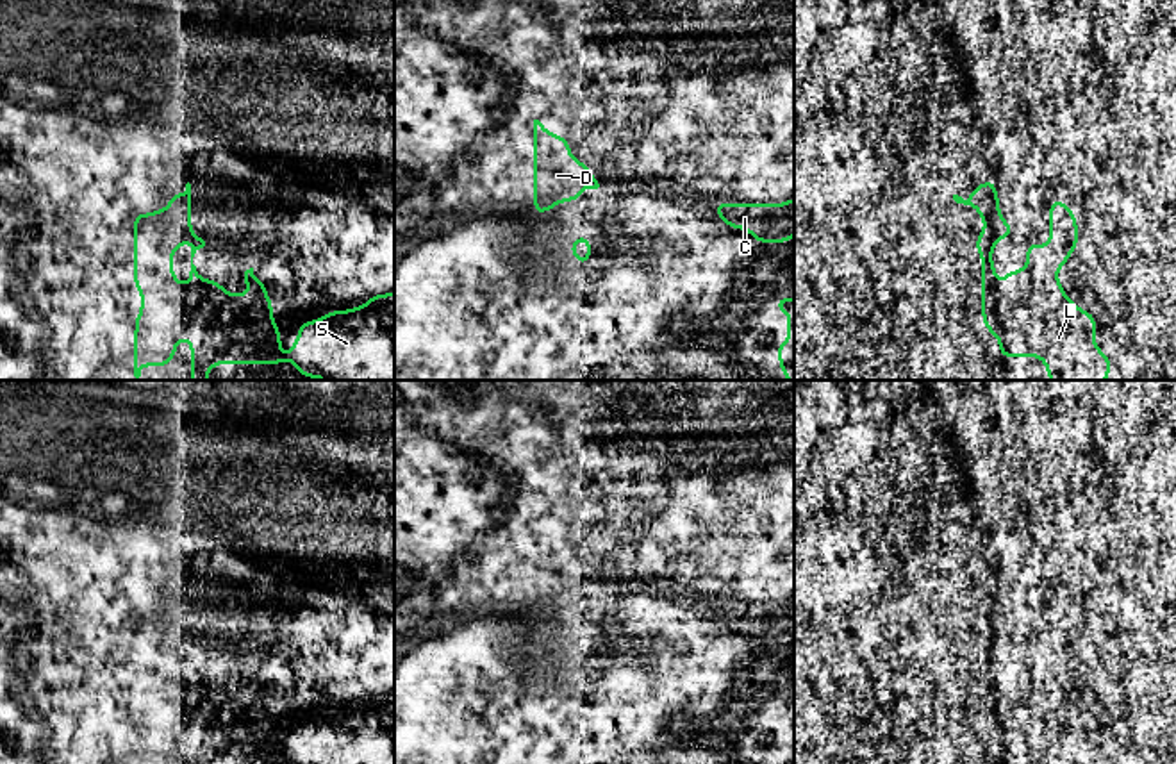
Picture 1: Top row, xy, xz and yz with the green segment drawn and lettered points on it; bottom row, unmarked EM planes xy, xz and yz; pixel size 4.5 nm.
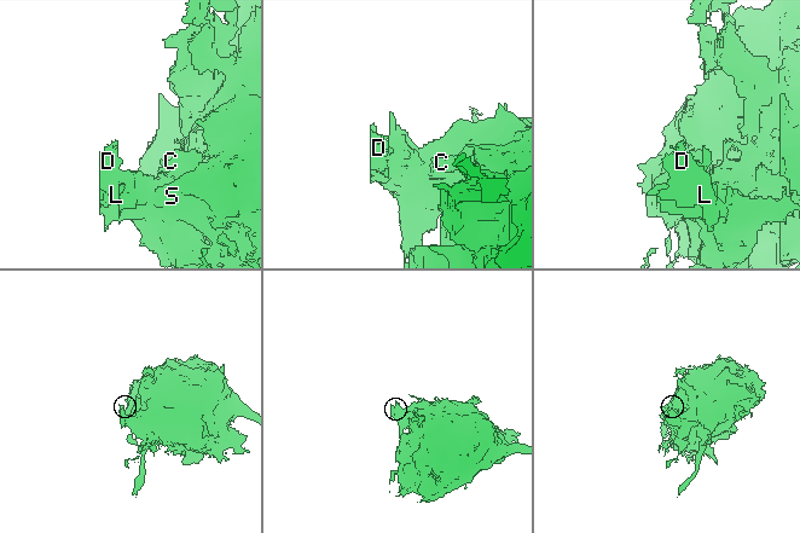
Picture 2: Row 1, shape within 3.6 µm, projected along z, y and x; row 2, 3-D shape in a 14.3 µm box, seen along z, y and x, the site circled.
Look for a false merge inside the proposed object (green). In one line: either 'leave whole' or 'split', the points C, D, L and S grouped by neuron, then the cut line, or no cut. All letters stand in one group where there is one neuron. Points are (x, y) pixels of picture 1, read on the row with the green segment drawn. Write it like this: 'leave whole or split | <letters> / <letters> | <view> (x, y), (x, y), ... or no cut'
leave whole | C D L S | no cut

